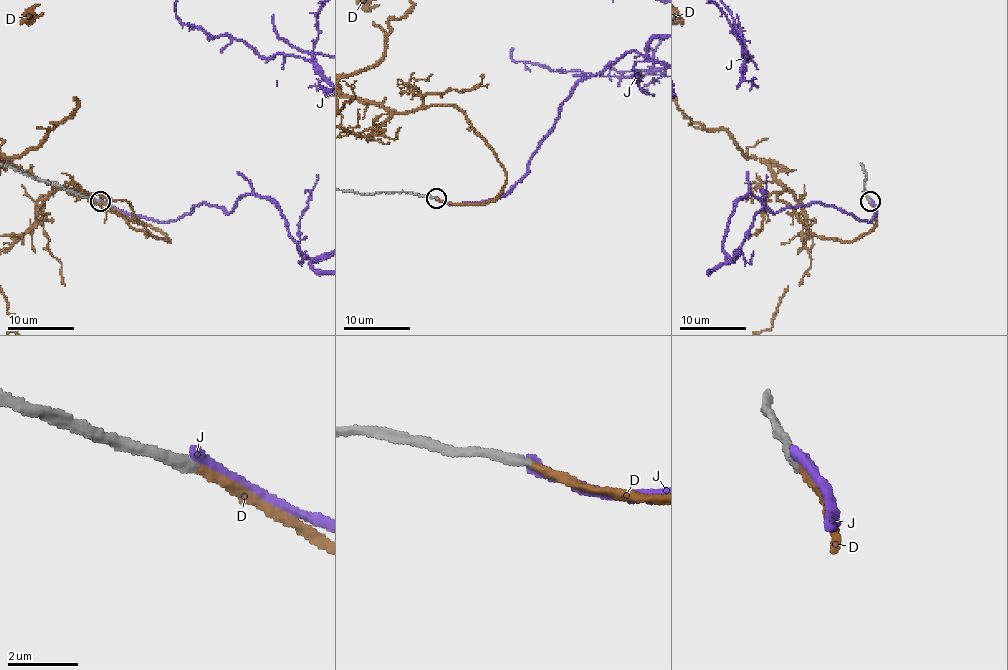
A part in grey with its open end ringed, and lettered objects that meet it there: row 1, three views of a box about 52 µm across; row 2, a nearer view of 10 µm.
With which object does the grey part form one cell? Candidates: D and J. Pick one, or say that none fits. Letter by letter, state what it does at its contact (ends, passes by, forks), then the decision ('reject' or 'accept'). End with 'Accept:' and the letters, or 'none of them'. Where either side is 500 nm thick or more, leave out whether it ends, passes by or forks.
D: it ends there; accept
J: it ends there; reject
Accept: D

